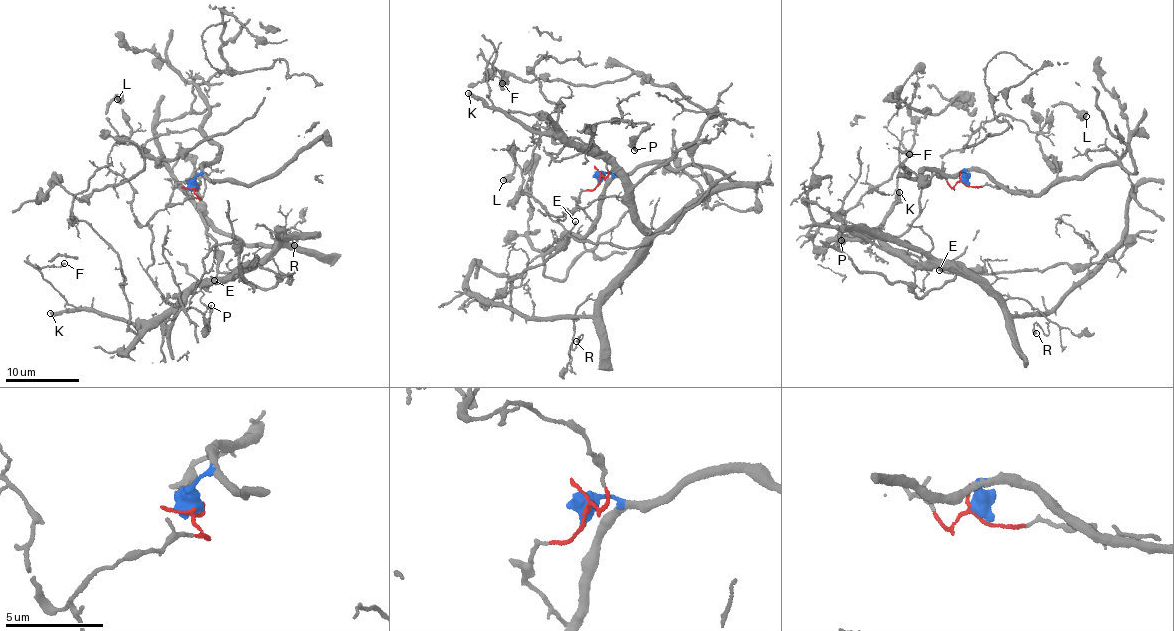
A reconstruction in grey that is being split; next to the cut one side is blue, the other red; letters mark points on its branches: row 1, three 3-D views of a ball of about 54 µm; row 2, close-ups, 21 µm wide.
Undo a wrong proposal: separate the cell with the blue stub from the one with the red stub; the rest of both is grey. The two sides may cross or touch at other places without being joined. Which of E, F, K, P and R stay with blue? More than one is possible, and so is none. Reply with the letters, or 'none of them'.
none of them

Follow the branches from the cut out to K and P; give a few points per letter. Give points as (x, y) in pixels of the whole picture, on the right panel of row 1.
K: (963, 181), (951, 186), (932, 170), (919, 214), (901, 235), (868, 236), (886, 221), (899, 192)
P: (963, 181), (932, 170), (920, 213), (885, 240), (842, 237), (827, 221), (809, 231), (816, 246), (842, 239)

